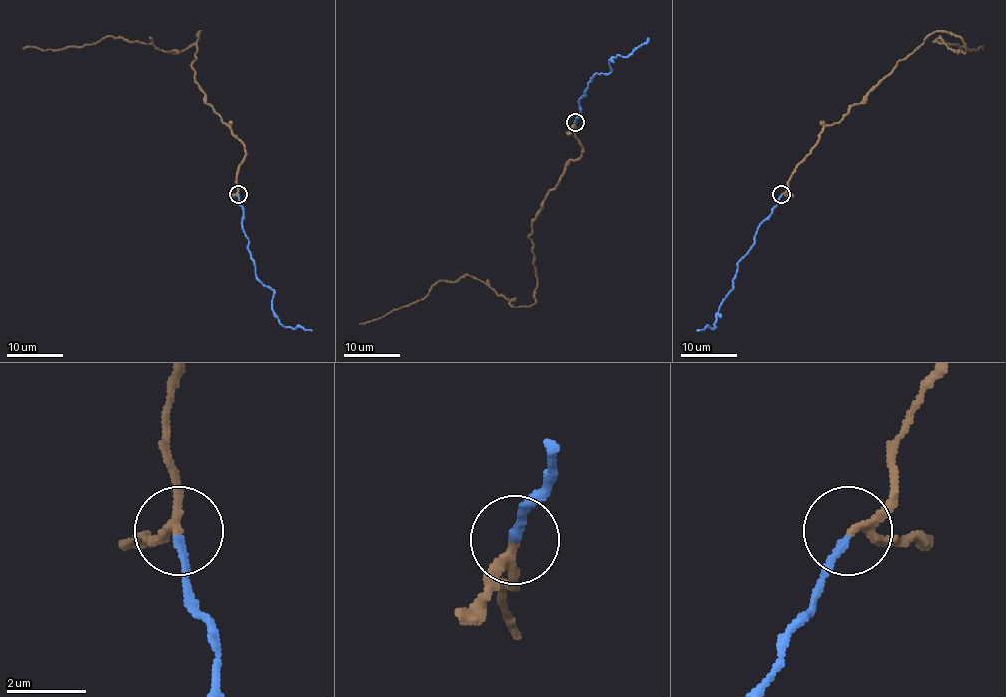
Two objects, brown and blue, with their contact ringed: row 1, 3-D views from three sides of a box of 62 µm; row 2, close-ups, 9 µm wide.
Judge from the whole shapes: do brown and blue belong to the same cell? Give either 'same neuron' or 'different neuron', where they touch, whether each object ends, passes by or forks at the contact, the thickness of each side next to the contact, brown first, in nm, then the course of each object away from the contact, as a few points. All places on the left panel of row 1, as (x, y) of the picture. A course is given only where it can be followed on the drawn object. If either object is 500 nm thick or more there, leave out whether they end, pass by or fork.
same neuron | (238, 194) | brown passes by | blue ends | 200/180 nm | brown via (237, 193), (244, 146), (195, 81), (191, 64), (200, 31), (174, 53), (118, 38), (23, 49) | blue via (237, 195), (243, 213), (242, 226), (249, 240), (256, 276), (274, 292), (274, 316), (281, 324), (310, 331)

